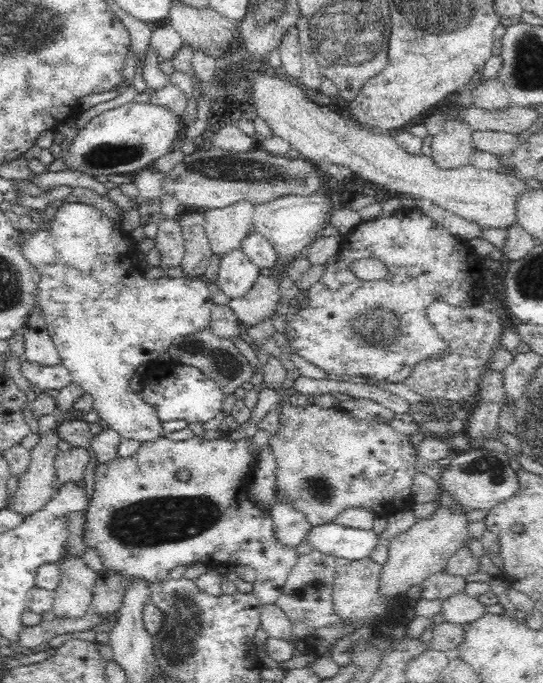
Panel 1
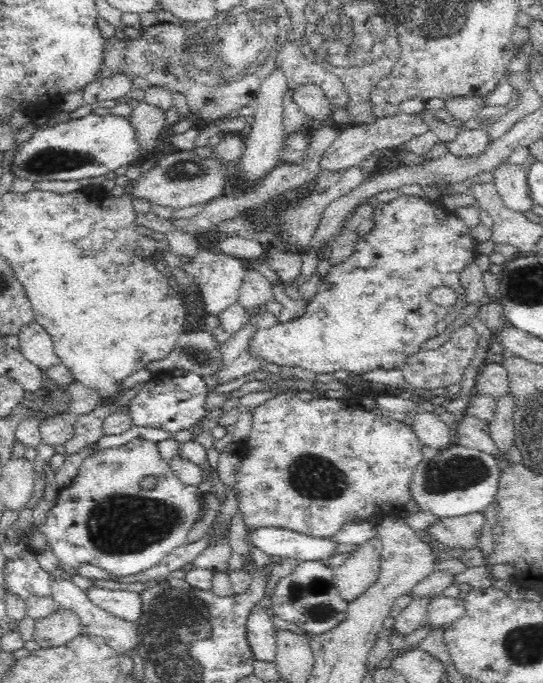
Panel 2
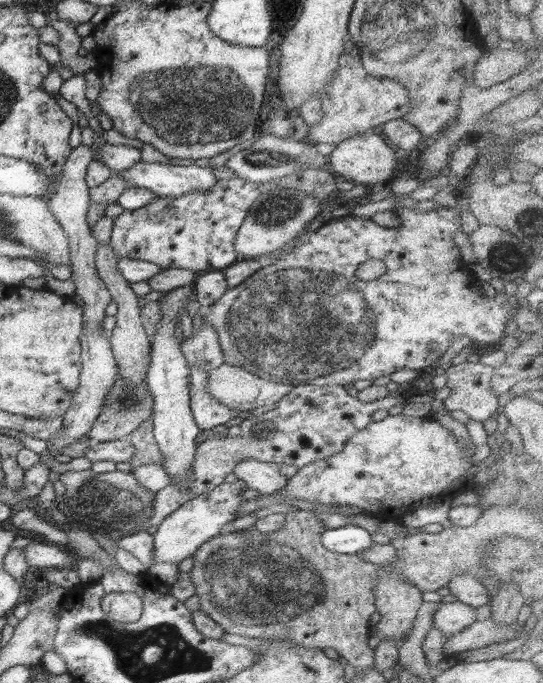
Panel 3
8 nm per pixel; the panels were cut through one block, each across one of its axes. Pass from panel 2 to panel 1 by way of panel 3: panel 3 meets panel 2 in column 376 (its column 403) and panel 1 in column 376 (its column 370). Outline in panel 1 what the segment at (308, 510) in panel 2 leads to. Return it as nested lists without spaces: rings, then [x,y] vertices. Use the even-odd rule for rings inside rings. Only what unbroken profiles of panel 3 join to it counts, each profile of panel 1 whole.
[[[282,398],[285,413],[280,415],[280,430],[269,437],[268,445],[276,458],[275,498],[303,512],[311,526],[332,523],[343,510],[358,507],[373,512],[376,516],[392,516],[412,503],[412,483],[417,474],[415,462],[417,449],[406,434],[400,434],[390,425],[377,422],[357,422],[347,412],[335,408],[320,408],[308,405],[291,407],[287,398]]]

